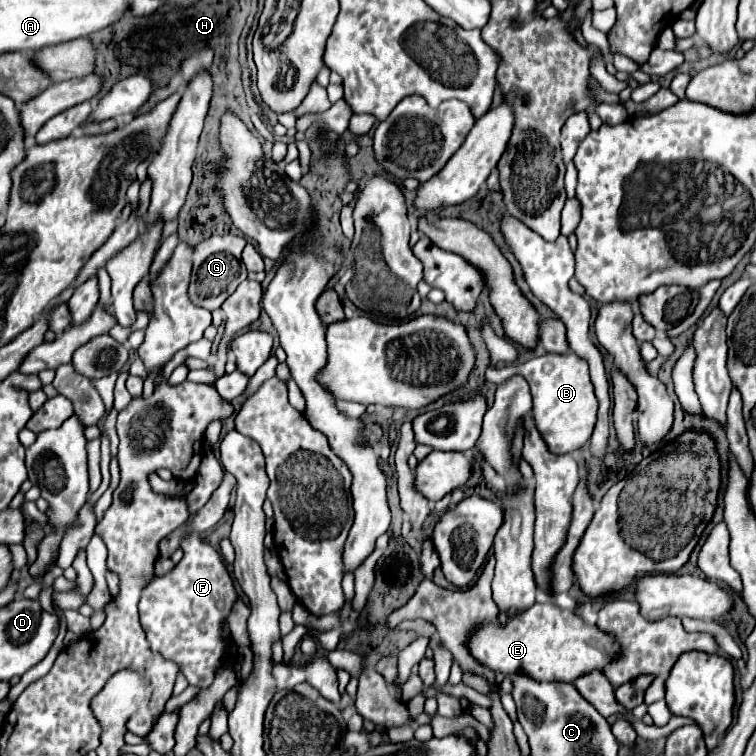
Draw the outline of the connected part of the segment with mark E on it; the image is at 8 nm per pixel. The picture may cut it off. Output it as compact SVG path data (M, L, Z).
M535 603L531 609L511 619L507 627L499 625L499 619L479 627L471 639L469 649L479 663L501 671L521 671L537 681L567 681L573 683L591 671L605 671L623 649L611 633L601 631L597 625L587 625L575 611L561 609L553 603Z

